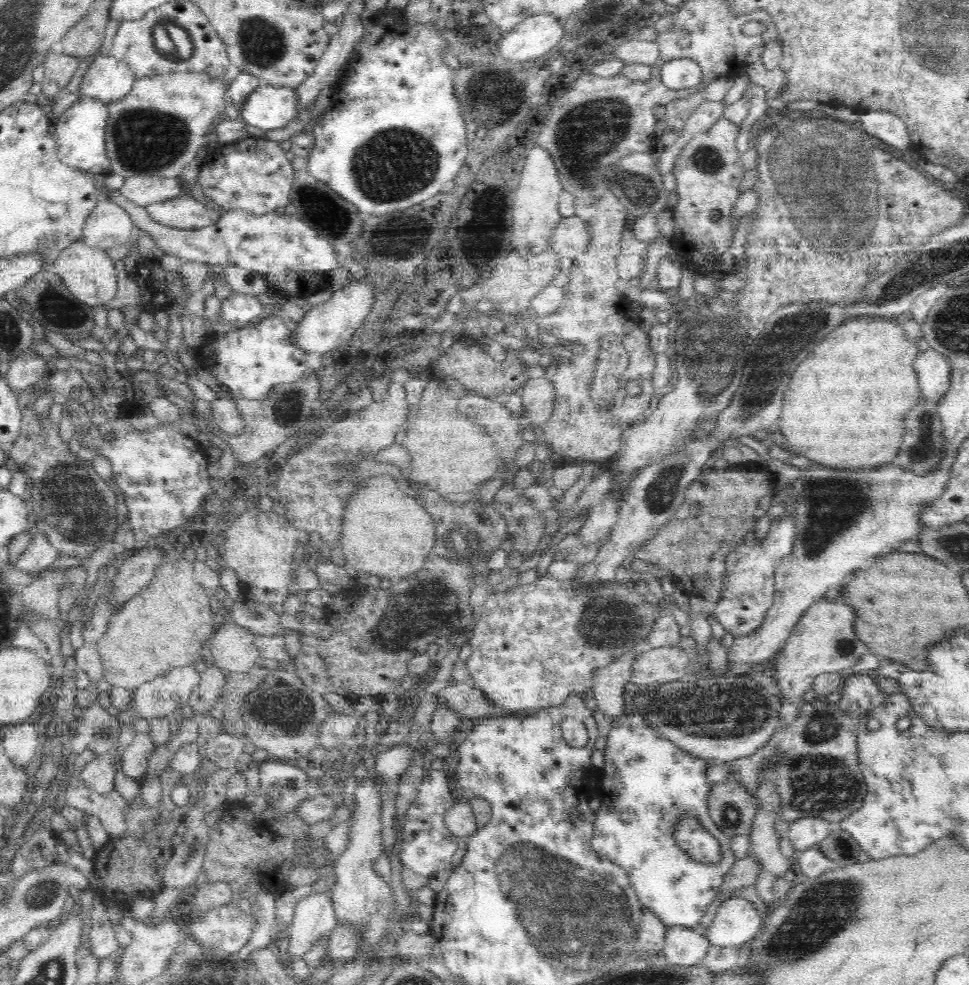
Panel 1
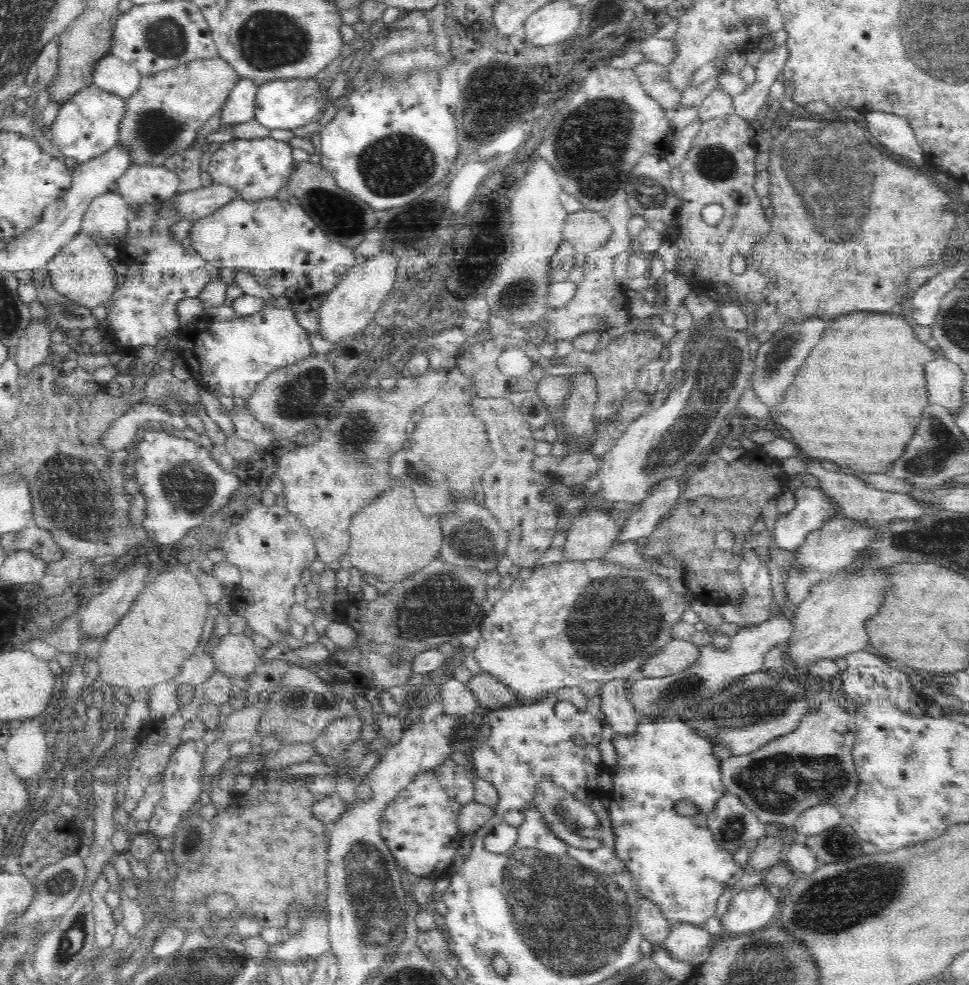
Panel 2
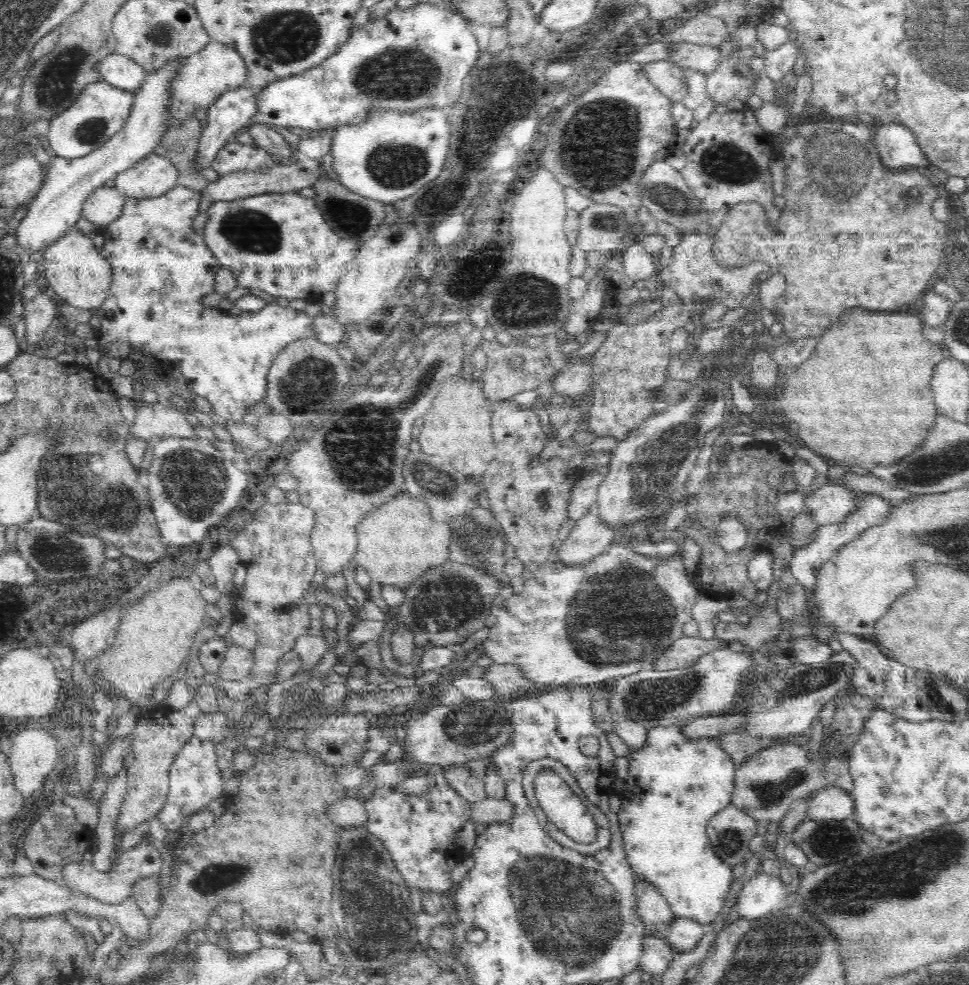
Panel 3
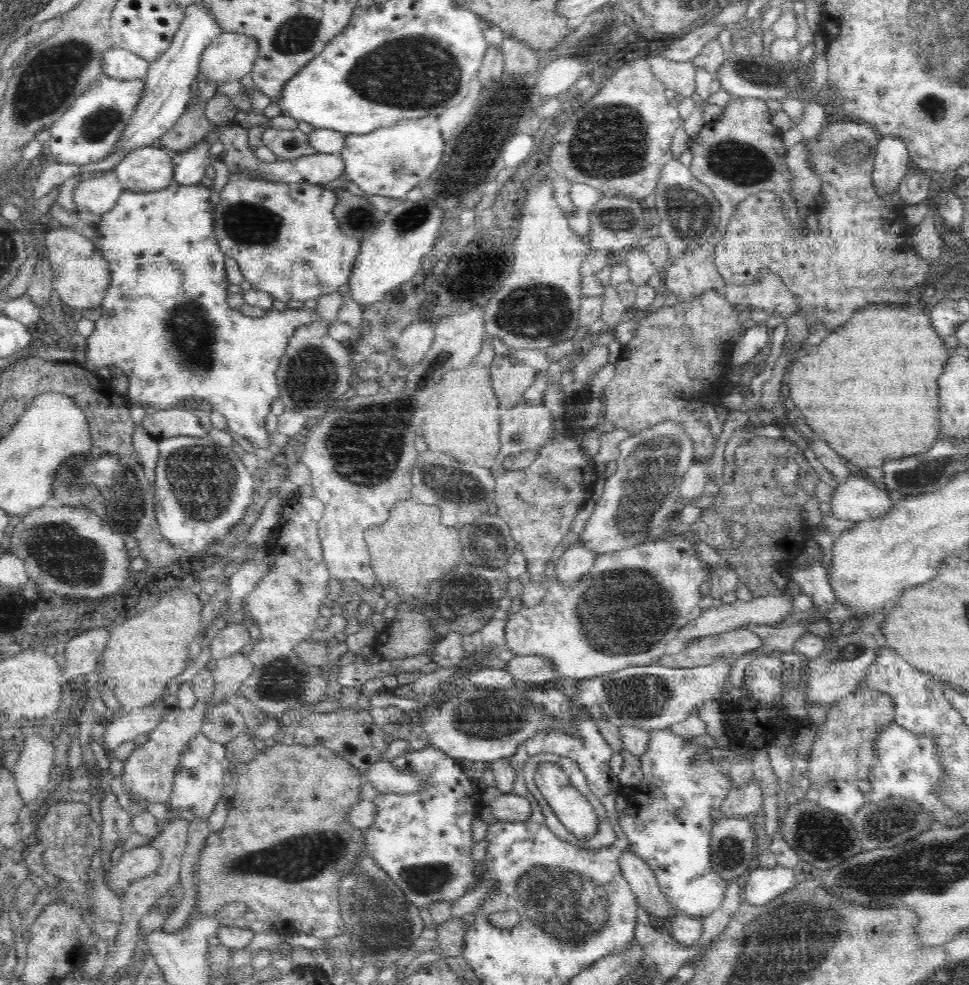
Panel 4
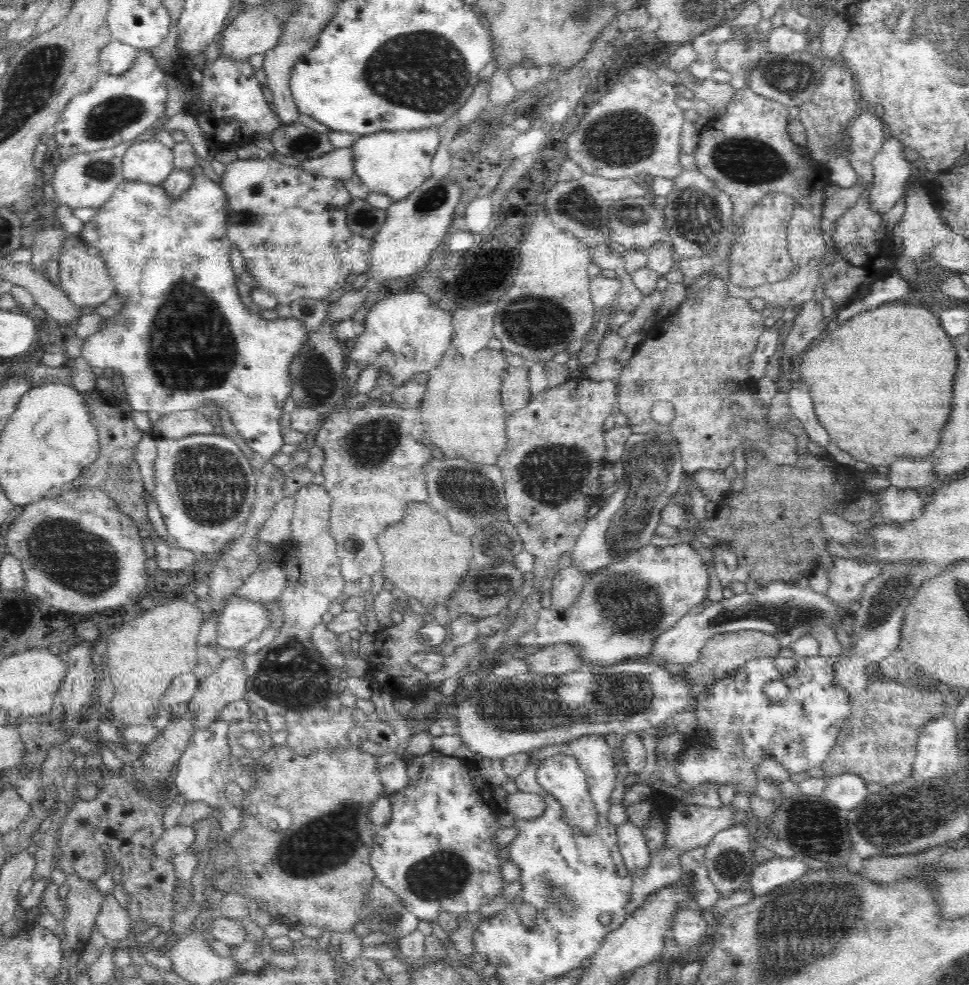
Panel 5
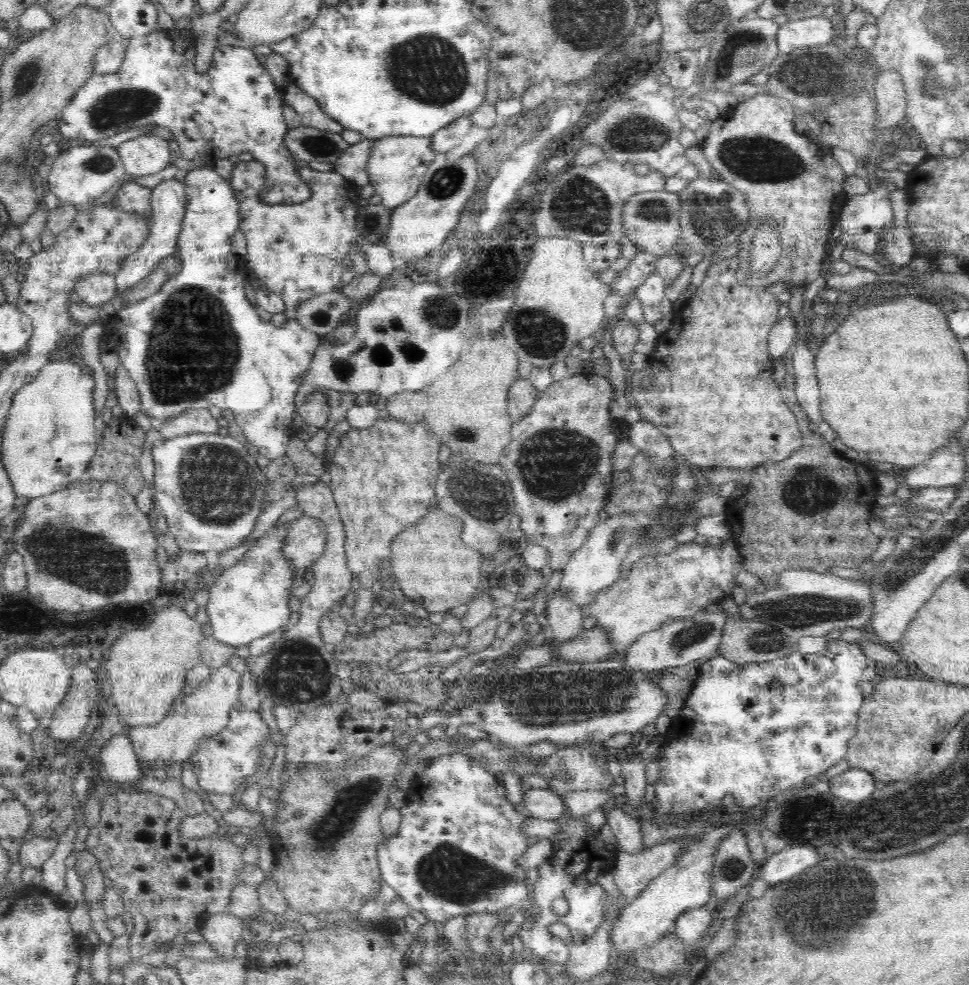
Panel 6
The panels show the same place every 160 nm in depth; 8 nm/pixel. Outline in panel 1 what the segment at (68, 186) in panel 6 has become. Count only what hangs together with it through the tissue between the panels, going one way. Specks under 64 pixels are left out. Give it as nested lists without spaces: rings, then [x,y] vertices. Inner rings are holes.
[[[100,198],[86,218],[80,239],[88,246],[106,251],[128,243],[135,233],[130,215],[121,206]]]

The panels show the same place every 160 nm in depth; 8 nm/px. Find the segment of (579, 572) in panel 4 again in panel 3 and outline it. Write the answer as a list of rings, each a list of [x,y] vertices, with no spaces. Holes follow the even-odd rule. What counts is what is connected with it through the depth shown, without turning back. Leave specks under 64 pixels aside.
[[[591,508],[580,520],[575,521],[568,538],[558,548],[560,563],[579,565],[603,554],[616,542],[618,531],[600,522],[598,508]]]

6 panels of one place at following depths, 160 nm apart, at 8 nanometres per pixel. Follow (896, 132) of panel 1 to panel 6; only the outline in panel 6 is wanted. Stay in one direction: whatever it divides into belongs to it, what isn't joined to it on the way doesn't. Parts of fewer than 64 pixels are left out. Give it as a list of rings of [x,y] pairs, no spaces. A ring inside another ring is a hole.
[[[878,187],[849,198],[839,212],[838,224],[846,235],[870,233],[892,226],[894,215],[890,191]]]

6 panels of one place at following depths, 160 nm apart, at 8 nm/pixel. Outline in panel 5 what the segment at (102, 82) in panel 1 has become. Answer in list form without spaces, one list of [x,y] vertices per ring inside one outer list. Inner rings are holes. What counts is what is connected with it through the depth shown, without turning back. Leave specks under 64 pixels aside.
[[[111,40],[99,54],[100,67],[104,74],[120,75],[127,72],[138,56],[138,49],[118,40]]]

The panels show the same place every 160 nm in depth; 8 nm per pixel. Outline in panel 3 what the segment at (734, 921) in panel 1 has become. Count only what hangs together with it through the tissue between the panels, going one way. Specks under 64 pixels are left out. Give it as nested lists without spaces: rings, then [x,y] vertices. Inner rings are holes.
[[[758,873],[744,883],[735,901],[736,912],[746,920],[756,920],[768,912],[784,908],[784,900],[792,888],[786,887],[780,877]]]

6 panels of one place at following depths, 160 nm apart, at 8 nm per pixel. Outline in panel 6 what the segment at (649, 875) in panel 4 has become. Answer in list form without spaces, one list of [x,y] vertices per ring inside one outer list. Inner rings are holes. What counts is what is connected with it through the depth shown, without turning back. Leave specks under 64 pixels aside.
[[[623,802],[614,806],[606,805],[604,807],[607,814],[606,822],[616,835],[619,850],[628,854],[638,854],[645,849],[642,840],[641,823],[637,818],[625,814],[623,807]]]

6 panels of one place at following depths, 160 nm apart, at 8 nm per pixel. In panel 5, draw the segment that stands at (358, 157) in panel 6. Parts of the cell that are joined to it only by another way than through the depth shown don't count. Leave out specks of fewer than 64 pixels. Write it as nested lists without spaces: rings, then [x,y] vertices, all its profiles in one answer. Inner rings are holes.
[[[350,147],[332,149],[332,152],[322,156],[309,158],[302,161],[299,168],[326,178],[338,178],[343,181],[355,179],[353,154]]]

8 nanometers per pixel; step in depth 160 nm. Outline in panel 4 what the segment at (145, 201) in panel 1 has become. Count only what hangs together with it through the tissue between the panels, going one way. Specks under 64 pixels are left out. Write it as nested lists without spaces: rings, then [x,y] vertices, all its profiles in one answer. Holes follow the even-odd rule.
[[[150,145],[127,153],[113,168],[123,190],[152,192],[174,182],[173,153]]]

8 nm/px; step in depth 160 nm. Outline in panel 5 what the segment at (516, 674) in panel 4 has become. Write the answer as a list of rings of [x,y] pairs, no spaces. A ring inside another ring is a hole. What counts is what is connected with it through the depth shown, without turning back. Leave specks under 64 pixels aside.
[[[552,644],[524,659],[529,671],[536,674],[566,674],[584,666],[579,648],[571,644]]]

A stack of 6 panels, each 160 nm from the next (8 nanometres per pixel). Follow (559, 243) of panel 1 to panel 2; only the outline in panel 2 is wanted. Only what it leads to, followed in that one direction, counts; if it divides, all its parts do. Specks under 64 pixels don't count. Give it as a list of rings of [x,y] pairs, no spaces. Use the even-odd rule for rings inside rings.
[[[580,210],[576,214],[568,214],[562,229],[562,240],[570,243],[576,252],[587,255],[604,246],[611,234],[611,224],[600,212]]]

